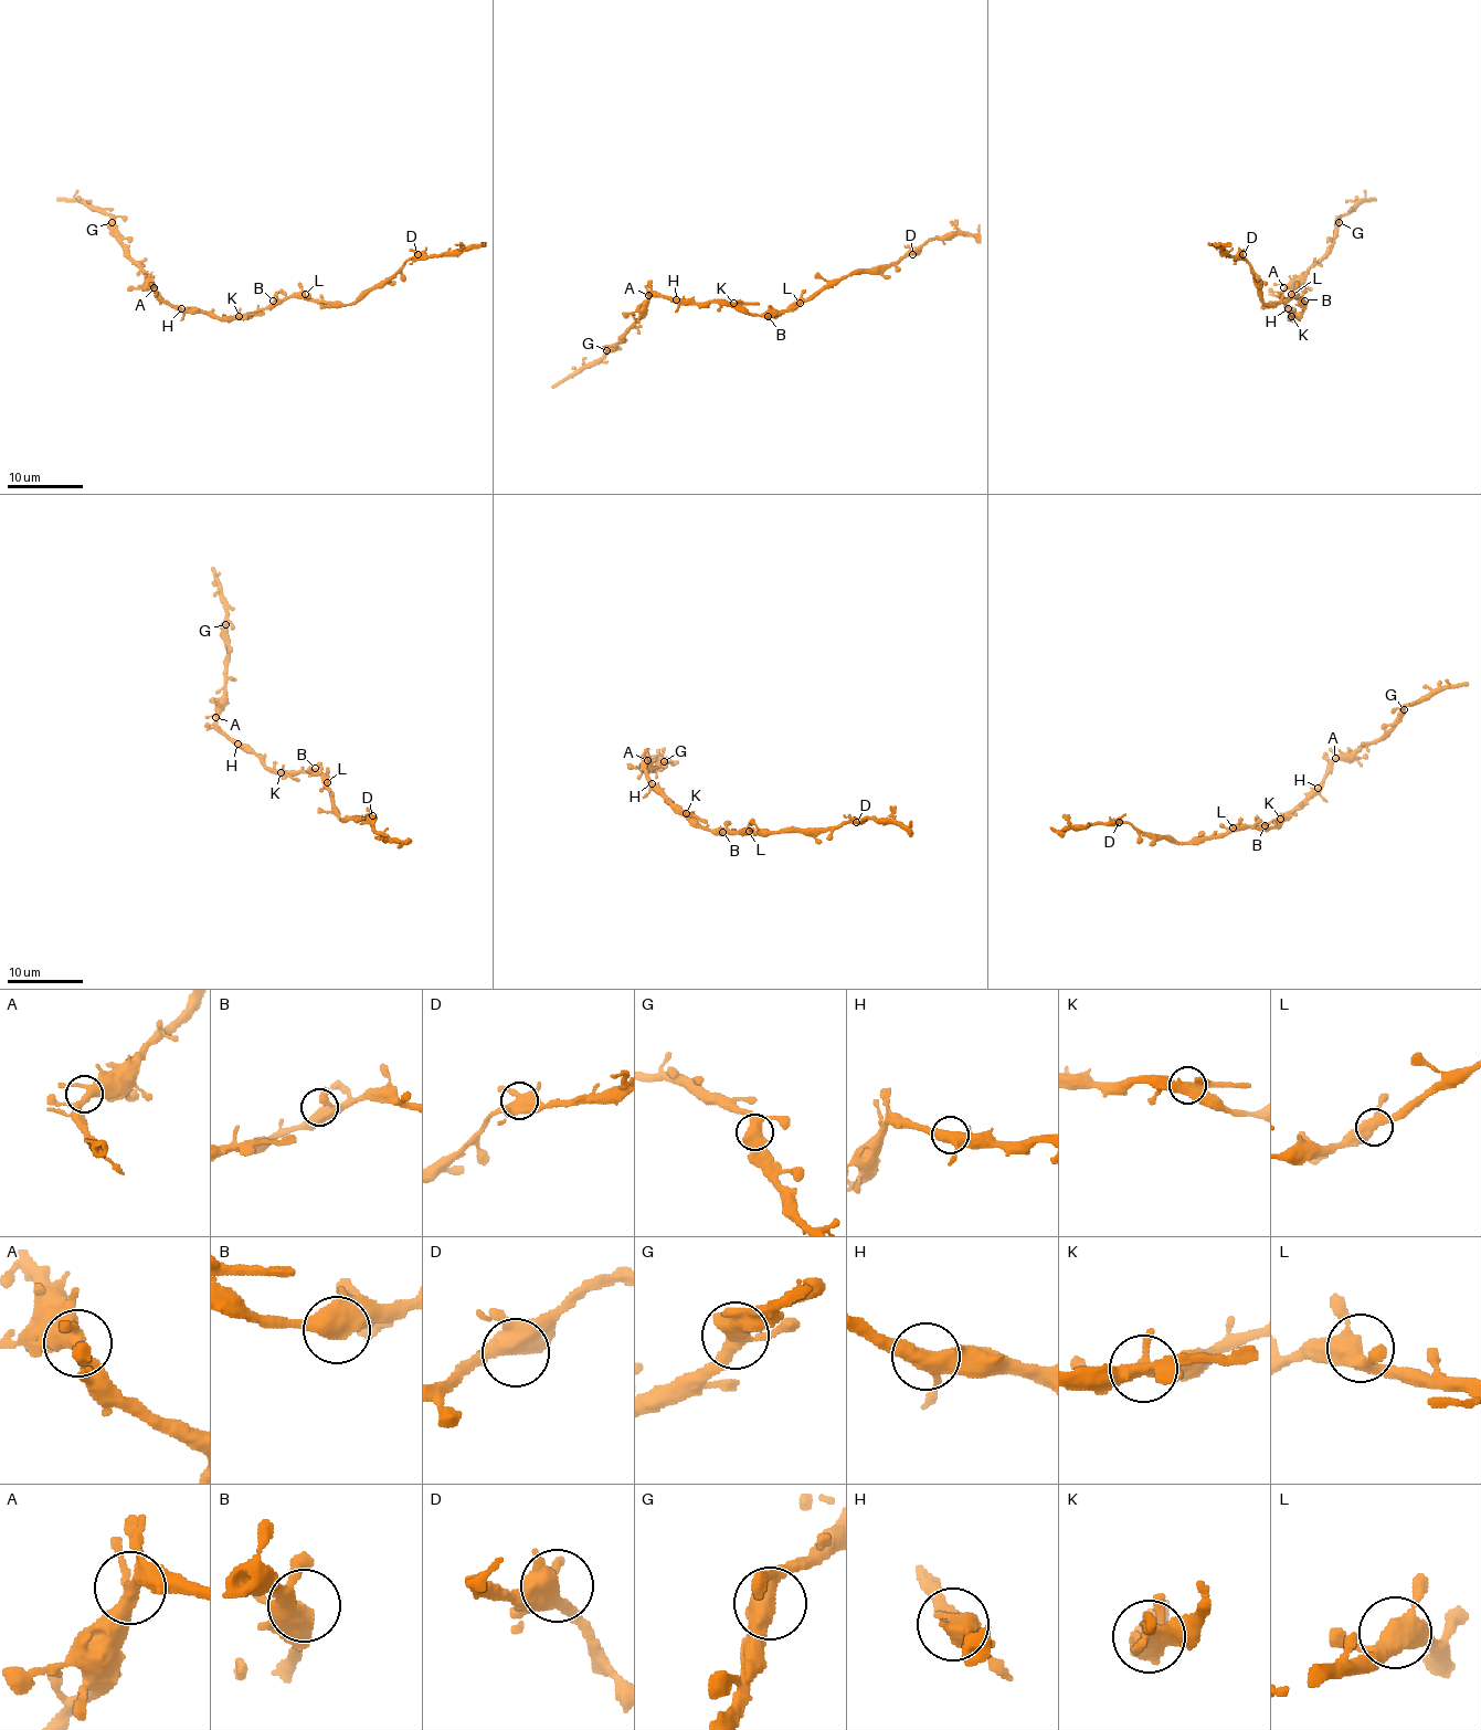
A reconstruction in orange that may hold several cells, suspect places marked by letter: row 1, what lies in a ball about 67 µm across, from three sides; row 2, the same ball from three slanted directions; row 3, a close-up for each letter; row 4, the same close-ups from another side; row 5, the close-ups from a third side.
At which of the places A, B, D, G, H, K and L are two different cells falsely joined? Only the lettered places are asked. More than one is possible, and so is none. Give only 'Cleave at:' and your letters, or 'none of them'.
Cleave at: K

